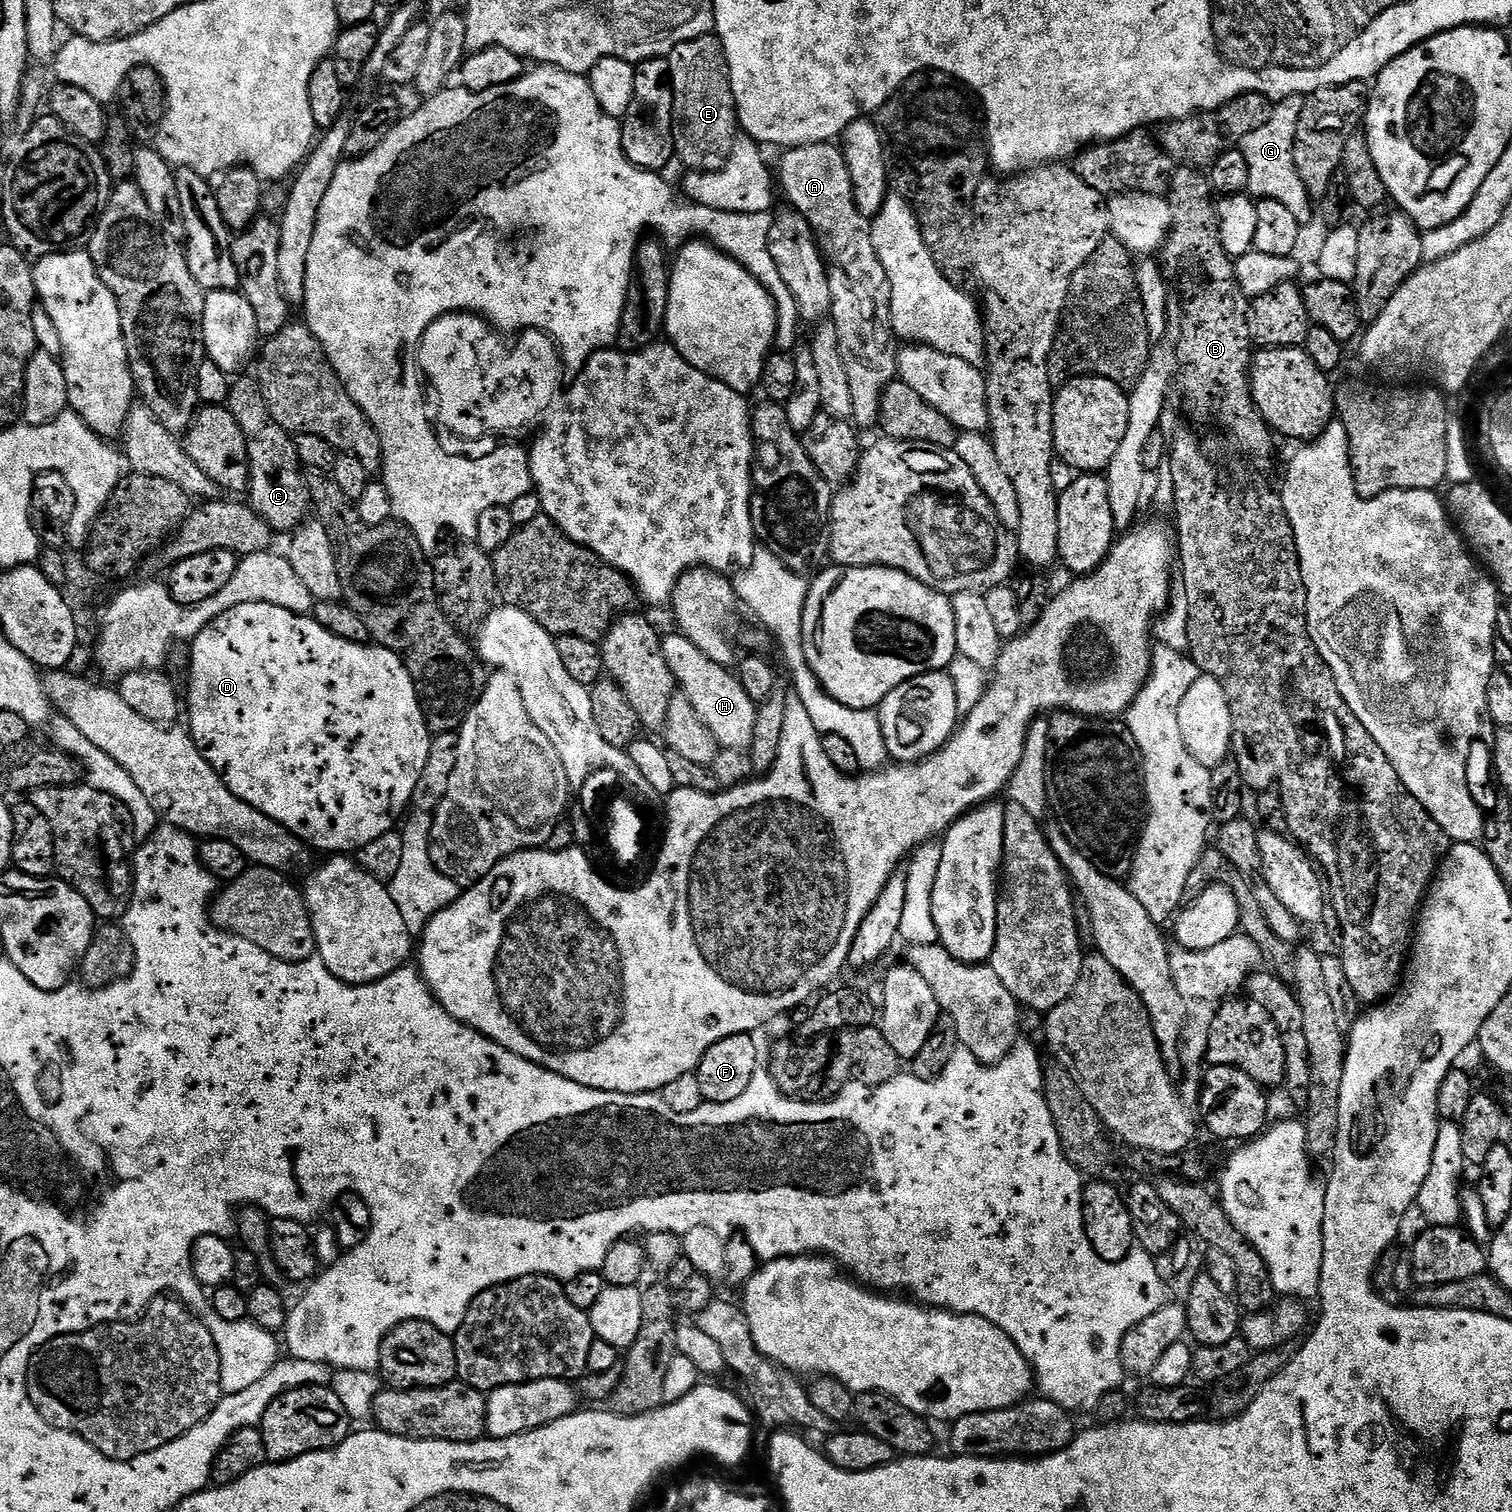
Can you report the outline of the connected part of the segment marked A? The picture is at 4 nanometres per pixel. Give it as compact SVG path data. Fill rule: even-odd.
M829 142L827 144L807 144L806 146L798 146L797 148L787 149L783 153L784 156L780 160L780 176L778 172L778 184L784 187L784 192L788 195L788 200L793 209L802 214L802 218L808 220L808 224L812 227L812 233L816 236L816 243L820 245L822 259L828 270L828 282L830 284L830 298L832 299L832 310L830 313L830 322L838 330L838 350L842 354L842 366L846 368L846 378L850 384L850 398L852 399L852 415L850 417L851 423L857 429L863 430L877 423L880 418L880 399L886 390L886 386L891 384L893 380L897 379L898 373L896 370L896 357L898 355L897 349L892 349L892 340L894 341L894 333L892 330L892 322L888 307L890 306L890 286L888 285L889 273L882 266L882 262L878 258L878 254L874 250L874 242L872 241L872 225L870 220L863 217L858 212L855 206L854 194L851 188L850 170L847 169L846 158L843 156L841 149L835 143Z

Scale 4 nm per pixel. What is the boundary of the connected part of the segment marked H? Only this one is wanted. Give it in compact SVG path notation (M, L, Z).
M679 634L663 637L662 654L666 658L666 666L670 666L674 674L679 691L684 692L698 718L713 732L719 747L747 749L754 737L758 704L746 694L737 673L723 664L710 662L710 658L690 642L690 638Z

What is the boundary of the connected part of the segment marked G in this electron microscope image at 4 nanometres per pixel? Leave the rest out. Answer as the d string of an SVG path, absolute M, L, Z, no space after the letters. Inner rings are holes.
M1288 96L1273 107L1270 118L1254 134L1246 134L1239 144L1242 155L1246 158L1246 166L1250 166L1247 195L1256 200L1273 200L1282 202L1282 206L1294 214L1294 218L1305 222L1314 215L1314 204L1308 191L1302 186L1302 178L1298 178L1298 170L1294 162L1294 138L1298 118L1302 114L1304 96Z

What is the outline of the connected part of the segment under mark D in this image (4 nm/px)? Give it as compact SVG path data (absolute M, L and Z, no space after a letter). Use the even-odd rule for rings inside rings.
M243 604L226 610L226 614L203 628L190 641L190 648L192 665L188 668L187 727L206 762L210 762L210 766L223 778L225 786L239 800L274 818L274 822L290 830L305 845L328 852L324 854L359 853L360 848L366 846L366 842L374 842L374 838L382 838L382 834L397 827L398 821L405 815L404 807L412 804L414 786L418 786L418 778L422 778L426 754L430 754L433 741L420 709L420 697L416 694L414 682L398 654L372 642L355 644L353 640L343 640L340 636L330 634L330 630L323 628L311 615L291 612L273 604Z

